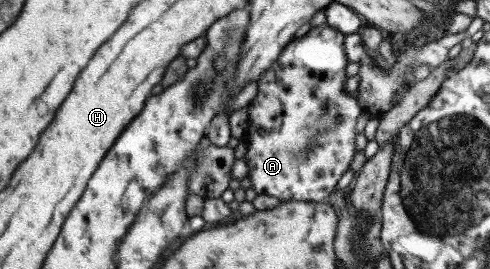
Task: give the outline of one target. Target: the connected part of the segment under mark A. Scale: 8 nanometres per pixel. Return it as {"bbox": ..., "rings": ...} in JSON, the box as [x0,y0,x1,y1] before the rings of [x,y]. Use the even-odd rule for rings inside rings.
{"bbox":[241,24,359,202],"rings":[[[326,24],[310,28],[304,35],[293,39],[284,46],[284,49],[278,54],[275,62],[271,63],[271,68],[263,73],[263,76],[256,82],[256,94],[253,100],[247,104],[248,108],[248,126],[245,134],[241,137],[246,143],[246,153],[242,157],[242,161],[246,164],[246,177],[250,179],[250,187],[257,195],[270,195],[283,200],[296,200],[305,202],[322,202],[325,198],[333,193],[338,179],[348,168],[348,164],[352,161],[354,155],[354,124],[359,114],[359,105],[354,96],[344,90],[344,82],[347,77],[344,75],[344,67],[347,64],[347,57],[343,50],[344,34],[337,32],[333,27]]]}

